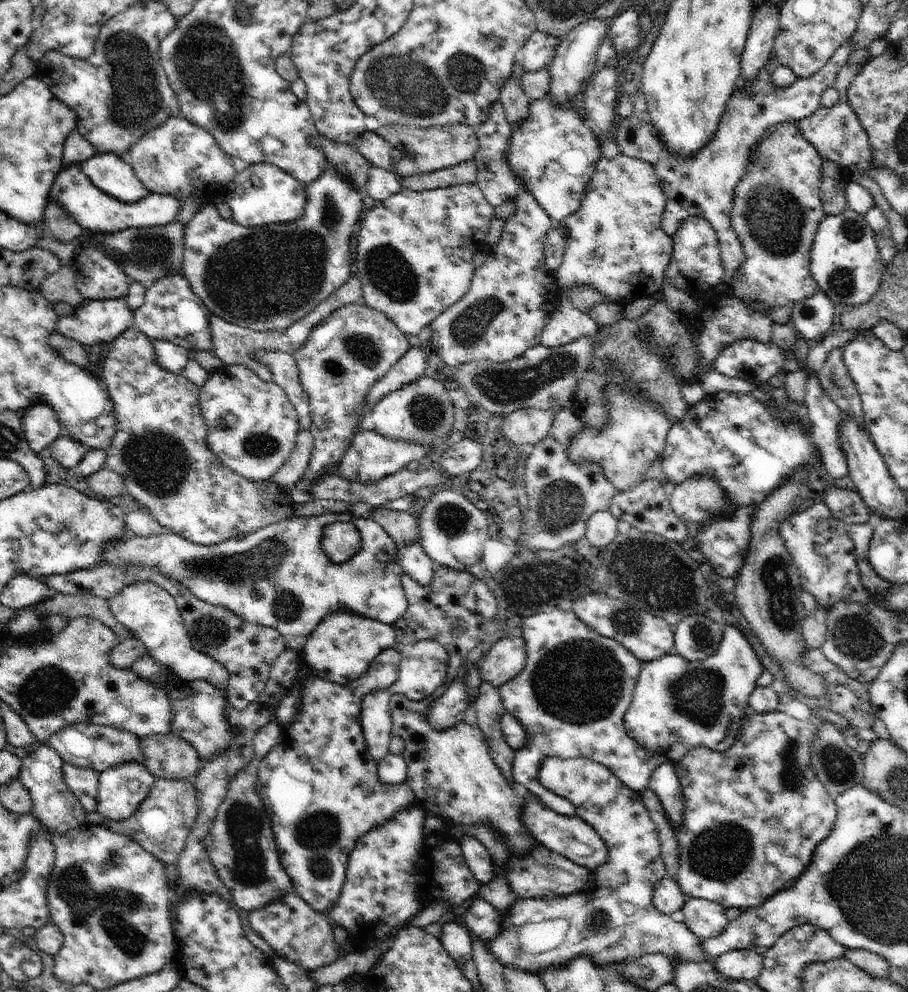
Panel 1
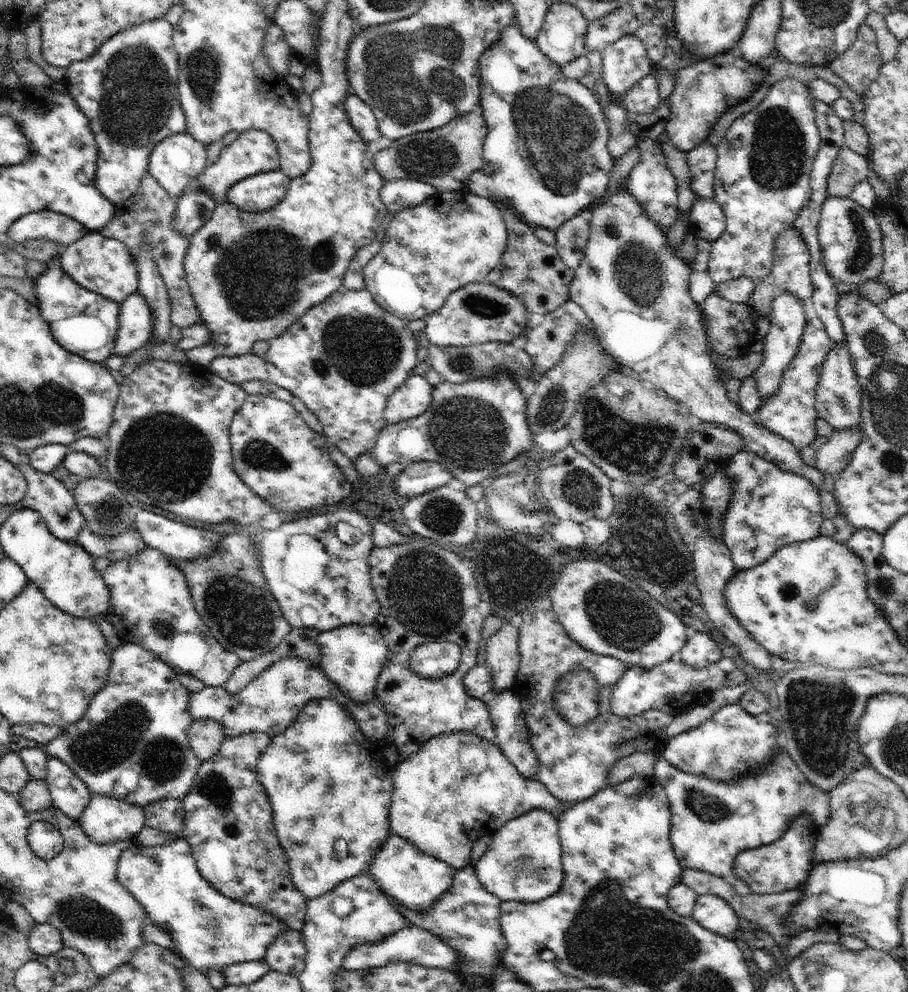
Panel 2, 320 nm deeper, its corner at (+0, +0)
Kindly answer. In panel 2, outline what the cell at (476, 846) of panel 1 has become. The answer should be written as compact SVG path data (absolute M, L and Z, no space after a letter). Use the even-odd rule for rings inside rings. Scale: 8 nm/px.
M534 809L492 834L488 850L473 865L482 886L501 901L537 903L555 895L564 882L559 820L547 810Z

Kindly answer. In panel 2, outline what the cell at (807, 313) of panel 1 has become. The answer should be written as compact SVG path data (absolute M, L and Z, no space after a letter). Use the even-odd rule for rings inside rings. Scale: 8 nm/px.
M815 317L807 320L800 344L791 364L783 372L778 390L757 408L756 412L750 414L755 423L770 432L785 438L792 446L800 452L803 448L814 443L816 434L816 420L819 416L815 409L815 388L820 380L820 371L828 351L831 350L831 338L828 336L822 319Z

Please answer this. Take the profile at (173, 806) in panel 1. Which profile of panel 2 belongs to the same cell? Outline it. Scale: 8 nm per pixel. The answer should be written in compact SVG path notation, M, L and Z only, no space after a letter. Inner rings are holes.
M162 799L143 809L145 826L162 830L166 834L180 832L185 825L185 810L182 801Z

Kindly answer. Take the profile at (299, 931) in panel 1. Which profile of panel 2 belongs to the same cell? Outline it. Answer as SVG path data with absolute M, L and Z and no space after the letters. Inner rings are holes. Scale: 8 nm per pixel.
M290 929L281 933L268 947L264 960L270 971L298 976L304 970L306 953L302 934Z

